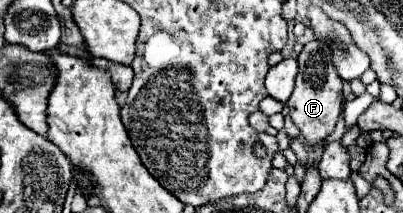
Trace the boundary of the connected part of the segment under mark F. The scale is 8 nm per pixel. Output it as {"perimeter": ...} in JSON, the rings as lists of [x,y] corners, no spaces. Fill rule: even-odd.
{"perimeter":[[[312,40],[298,54],[296,88],[286,104],[290,108],[290,118],[298,126],[304,140],[310,146],[324,146],[324,140],[334,132],[342,112],[342,78],[334,72],[334,66],[330,64],[330,48],[324,42]]]}

